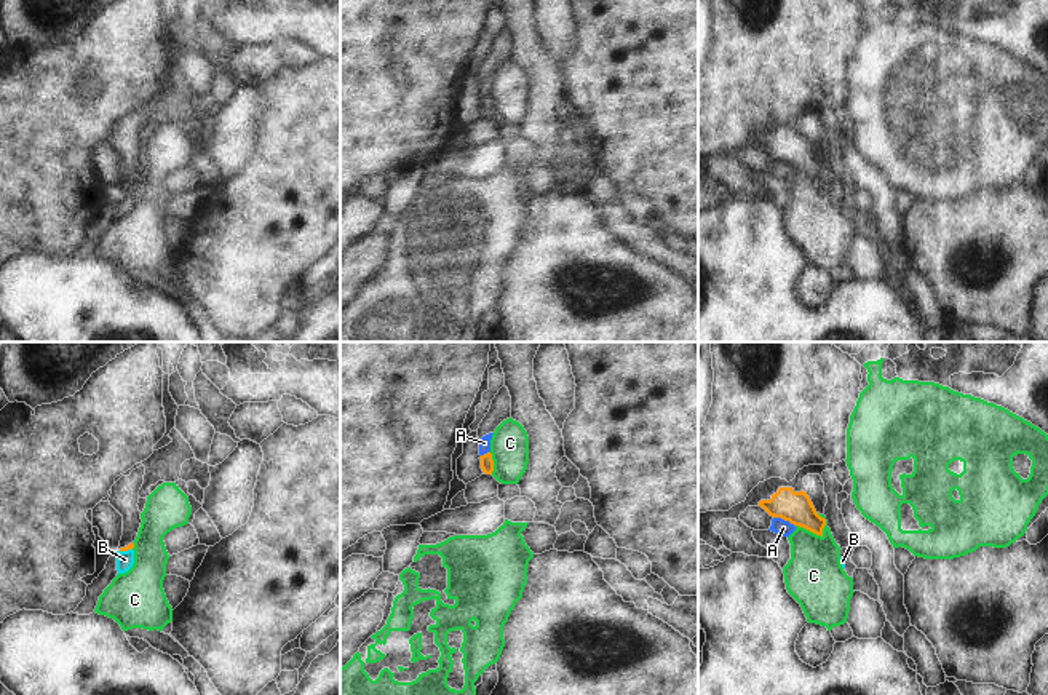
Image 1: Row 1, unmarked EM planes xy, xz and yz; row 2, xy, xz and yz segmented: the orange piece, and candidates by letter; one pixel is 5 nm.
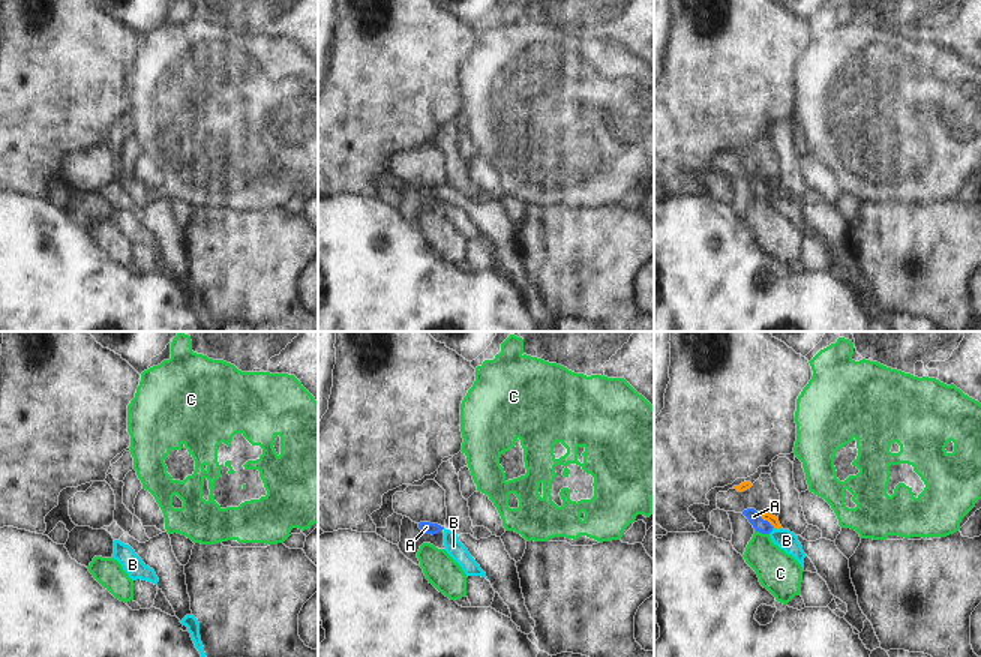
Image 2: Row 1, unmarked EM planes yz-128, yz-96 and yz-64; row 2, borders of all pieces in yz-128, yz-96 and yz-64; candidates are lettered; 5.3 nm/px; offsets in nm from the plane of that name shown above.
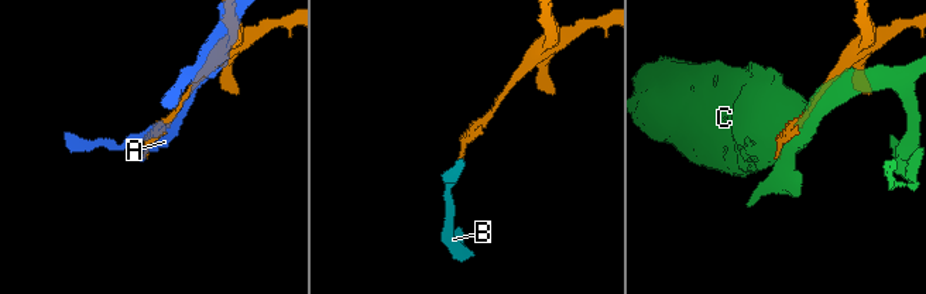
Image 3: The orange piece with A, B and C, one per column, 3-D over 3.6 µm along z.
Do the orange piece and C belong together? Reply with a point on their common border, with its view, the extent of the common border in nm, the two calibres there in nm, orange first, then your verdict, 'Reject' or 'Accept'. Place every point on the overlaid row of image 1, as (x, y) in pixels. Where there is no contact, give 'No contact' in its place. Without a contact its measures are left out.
Touches orange at yz (813, 532). Shared border 160 nm. Thickness 160 nm (orange) against 300 nm. Reject.

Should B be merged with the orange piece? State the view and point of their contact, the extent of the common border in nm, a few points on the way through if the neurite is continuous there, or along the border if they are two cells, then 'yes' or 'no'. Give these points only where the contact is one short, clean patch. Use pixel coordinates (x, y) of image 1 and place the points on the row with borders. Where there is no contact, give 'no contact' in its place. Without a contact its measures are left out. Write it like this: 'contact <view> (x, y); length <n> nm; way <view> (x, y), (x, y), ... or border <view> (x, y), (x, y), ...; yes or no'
contact xy (125, 550); length 70 nm; way xy (131, 545), (125, 550), (125, 559); yes

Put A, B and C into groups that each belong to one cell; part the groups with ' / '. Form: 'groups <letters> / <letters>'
groups A / B / C

